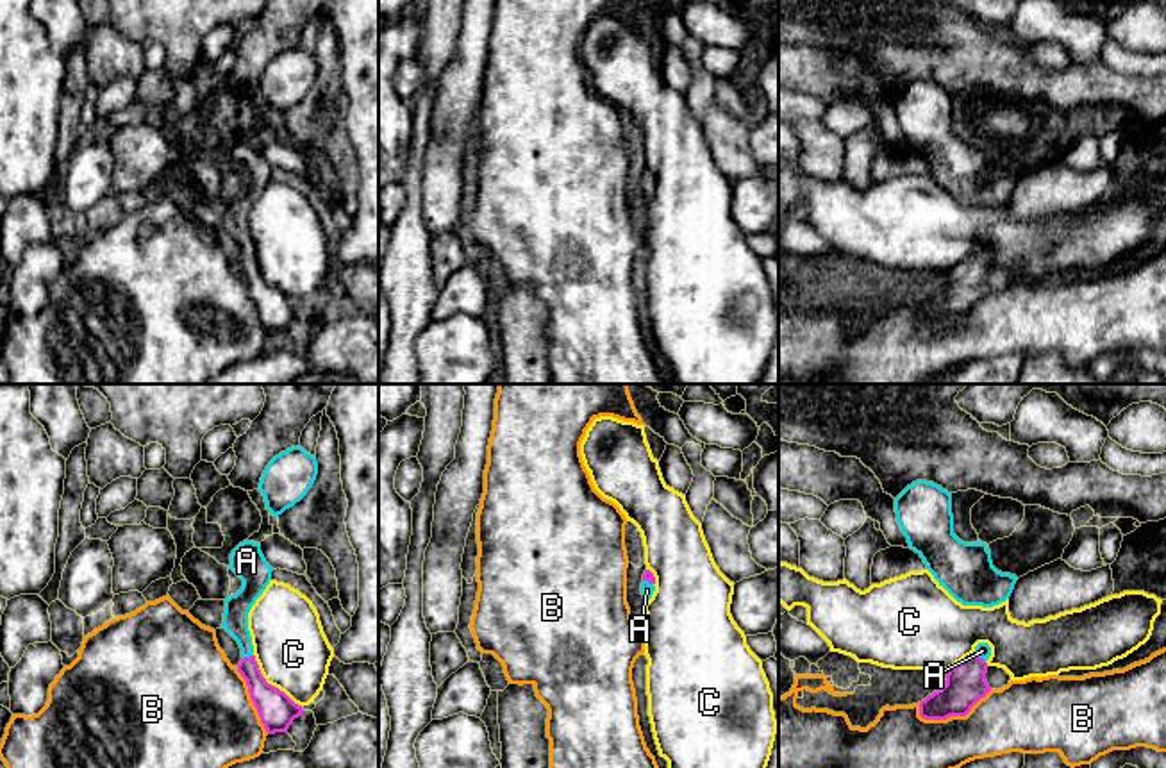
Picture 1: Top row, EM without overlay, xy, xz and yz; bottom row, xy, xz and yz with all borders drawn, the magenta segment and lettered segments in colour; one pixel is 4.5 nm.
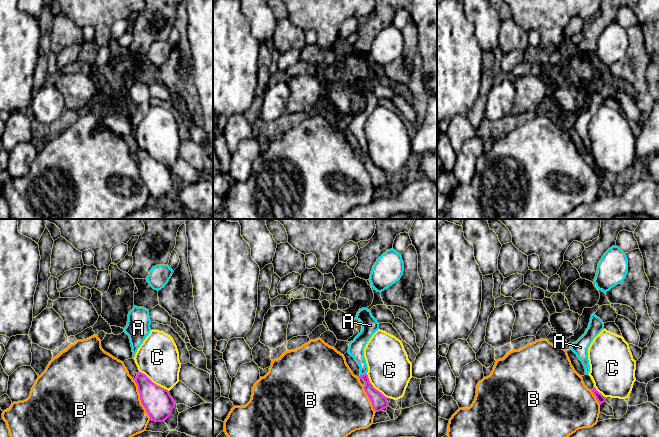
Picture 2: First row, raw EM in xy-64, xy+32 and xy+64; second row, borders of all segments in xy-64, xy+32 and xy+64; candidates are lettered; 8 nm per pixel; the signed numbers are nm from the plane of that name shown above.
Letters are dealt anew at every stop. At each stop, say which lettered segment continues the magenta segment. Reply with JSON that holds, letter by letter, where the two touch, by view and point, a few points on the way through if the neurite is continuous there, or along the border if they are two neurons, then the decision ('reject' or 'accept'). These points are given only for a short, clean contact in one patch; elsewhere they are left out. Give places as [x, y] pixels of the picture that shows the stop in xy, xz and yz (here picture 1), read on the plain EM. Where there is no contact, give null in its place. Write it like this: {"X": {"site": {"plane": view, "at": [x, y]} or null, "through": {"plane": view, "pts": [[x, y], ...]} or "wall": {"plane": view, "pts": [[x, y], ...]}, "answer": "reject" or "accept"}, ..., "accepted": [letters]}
{"A": {"site": {"plane": "xy", "at": [247, 258]}, "through": {"plane": "xy", "pts": [[274, 306], [258, 288], [247, 258], [238, 206]]}, "answer": "accept"}, "B": {"site": {"plane": "yz", "at": [954, 315]}, "answer": "reject"}, "C": {"site": {"plane": "xy", "at": [270, 284]}, "answer": "reject"}, "accepted": ["A"]}

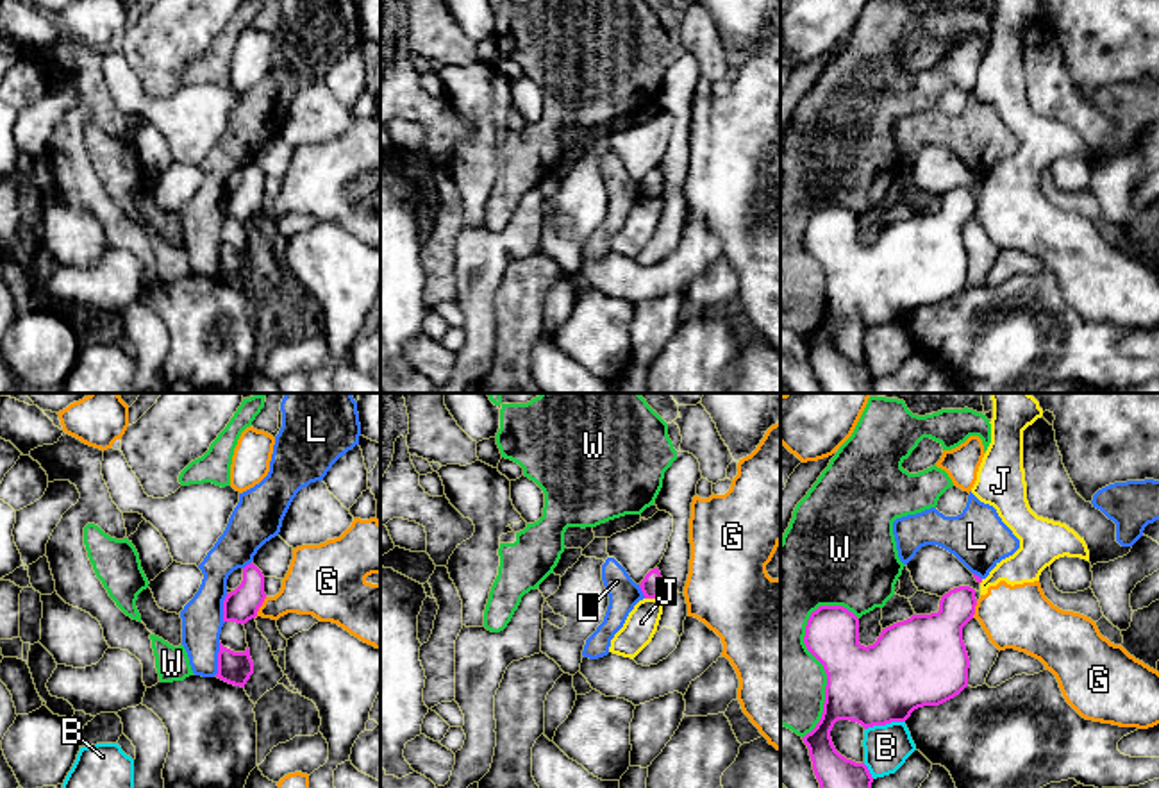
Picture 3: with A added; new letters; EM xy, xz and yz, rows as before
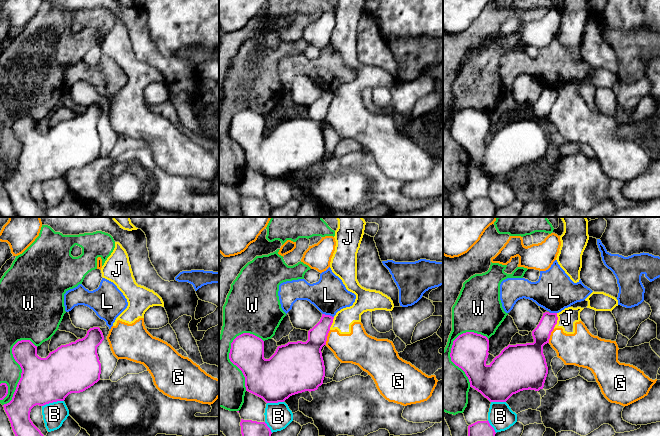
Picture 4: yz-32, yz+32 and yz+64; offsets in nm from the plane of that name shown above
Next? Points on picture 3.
{"B": {"site": {"plane": "yz", "at": [884, 324]}, "answer": "reject"}, "G": {"site": {"plane": "xy", "at": [259, 206]}, "answer": "reject"}, "J": {"site": {"plane": "xz", "at": [652, 197]}, "wall": {"plane": "xz", "pts": [[659, 197], [645, 199]]}, "answer": "reject"}, "L": {"site": {"plane": "xy", "at": [218, 258]}, "answer": "reject"}, "W": {"site": {"plane": "yz", "at": [818, 259]}, "answer": "reject"}, "accepted": []}

